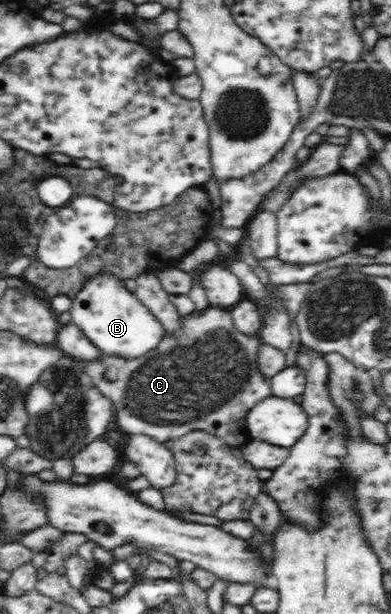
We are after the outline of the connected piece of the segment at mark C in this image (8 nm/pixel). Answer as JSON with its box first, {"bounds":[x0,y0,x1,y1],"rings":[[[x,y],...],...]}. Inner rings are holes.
{"bounds":[80,306,271,447],"rings":[[[210,306],[206,311],[194,312],[194,315],[186,315],[182,317],[182,328],[179,333],[180,337],[178,339],[172,339],[170,333],[165,333],[162,341],[154,348],[151,349],[144,357],[140,356],[138,358],[126,358],[120,356],[110,356],[102,357],[100,361],[86,361],[82,360],[80,363],[83,371],[92,377],[92,382],[94,386],[105,396],[108,400],[114,404],[115,411],[115,427],[119,427],[119,431],[128,434],[146,434],[158,440],[163,444],[166,441],[177,440],[179,437],[186,435],[194,430],[203,430],[204,432],[211,433],[212,436],[219,437],[222,441],[225,441],[230,446],[240,447],[246,442],[247,439],[252,439],[251,435],[248,435],[249,429],[246,425],[246,414],[247,411],[259,402],[262,398],[271,397],[271,387],[269,379],[263,377],[262,373],[257,372],[257,353],[258,347],[262,344],[259,338],[254,338],[246,336],[246,334],[240,334],[238,330],[235,329],[233,325],[233,318],[231,317],[230,311],[225,311],[225,309],[218,309],[216,306]]]}

